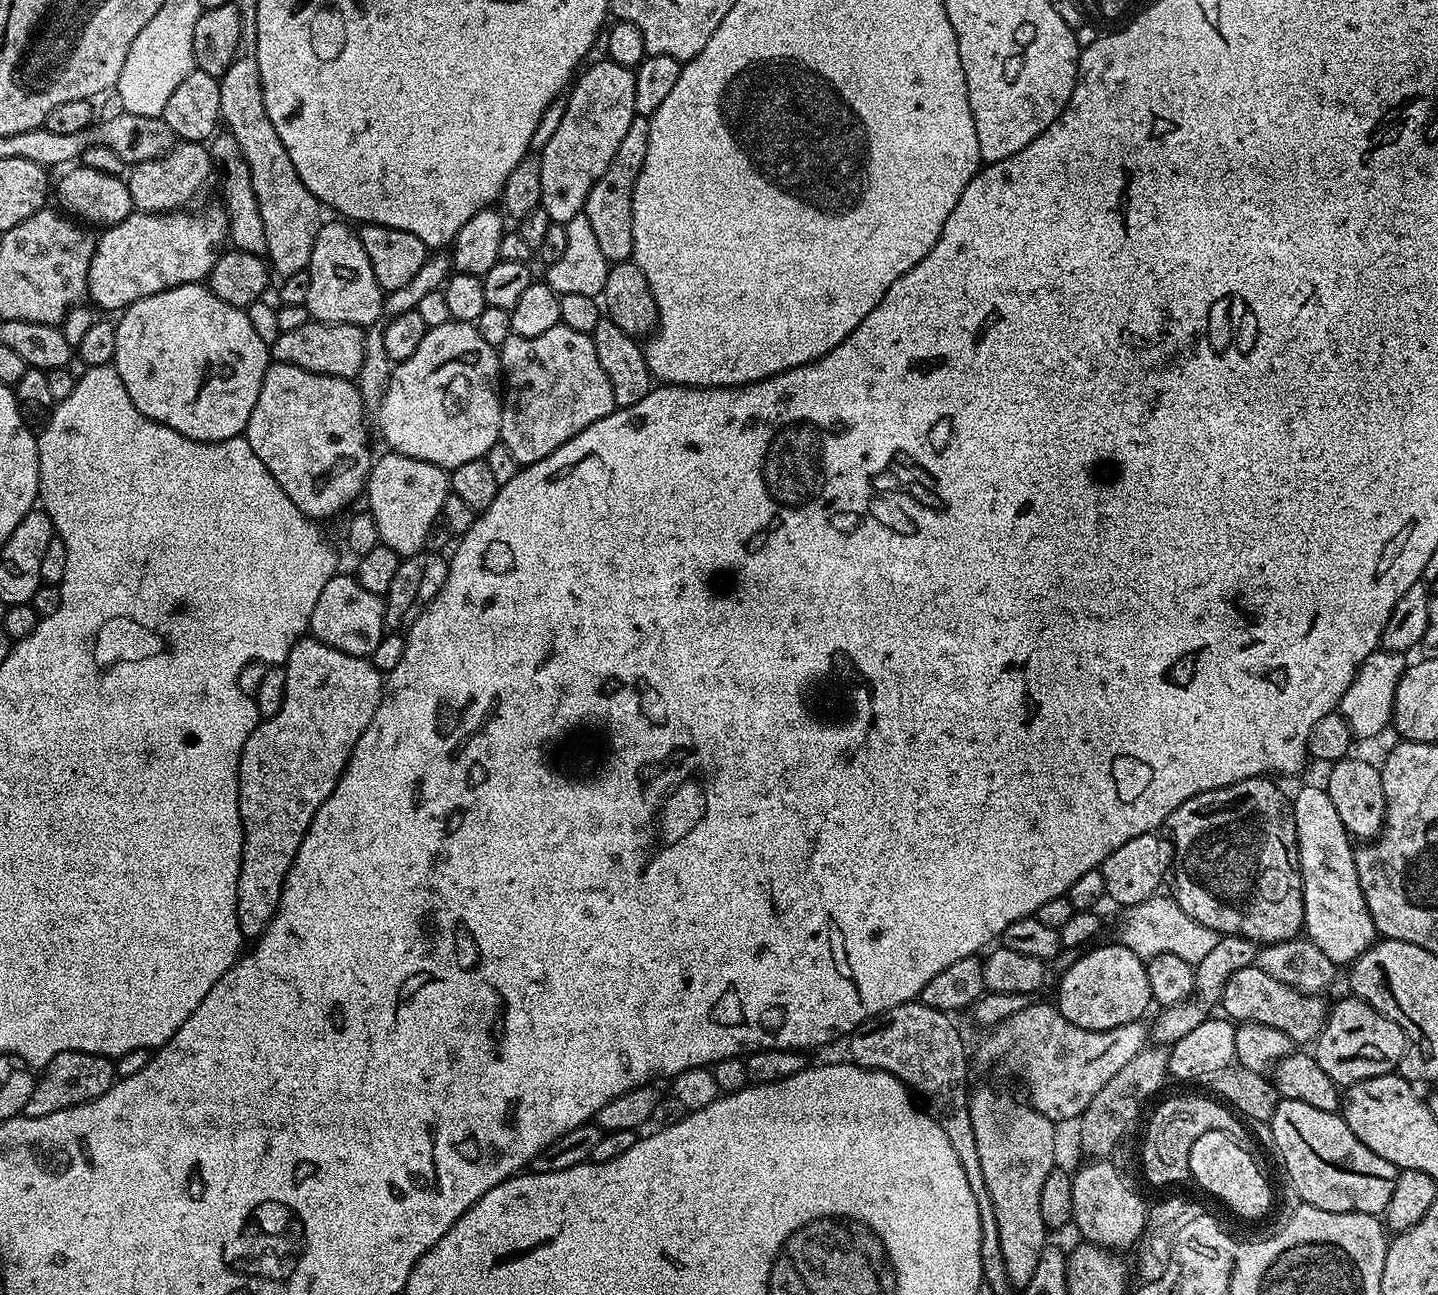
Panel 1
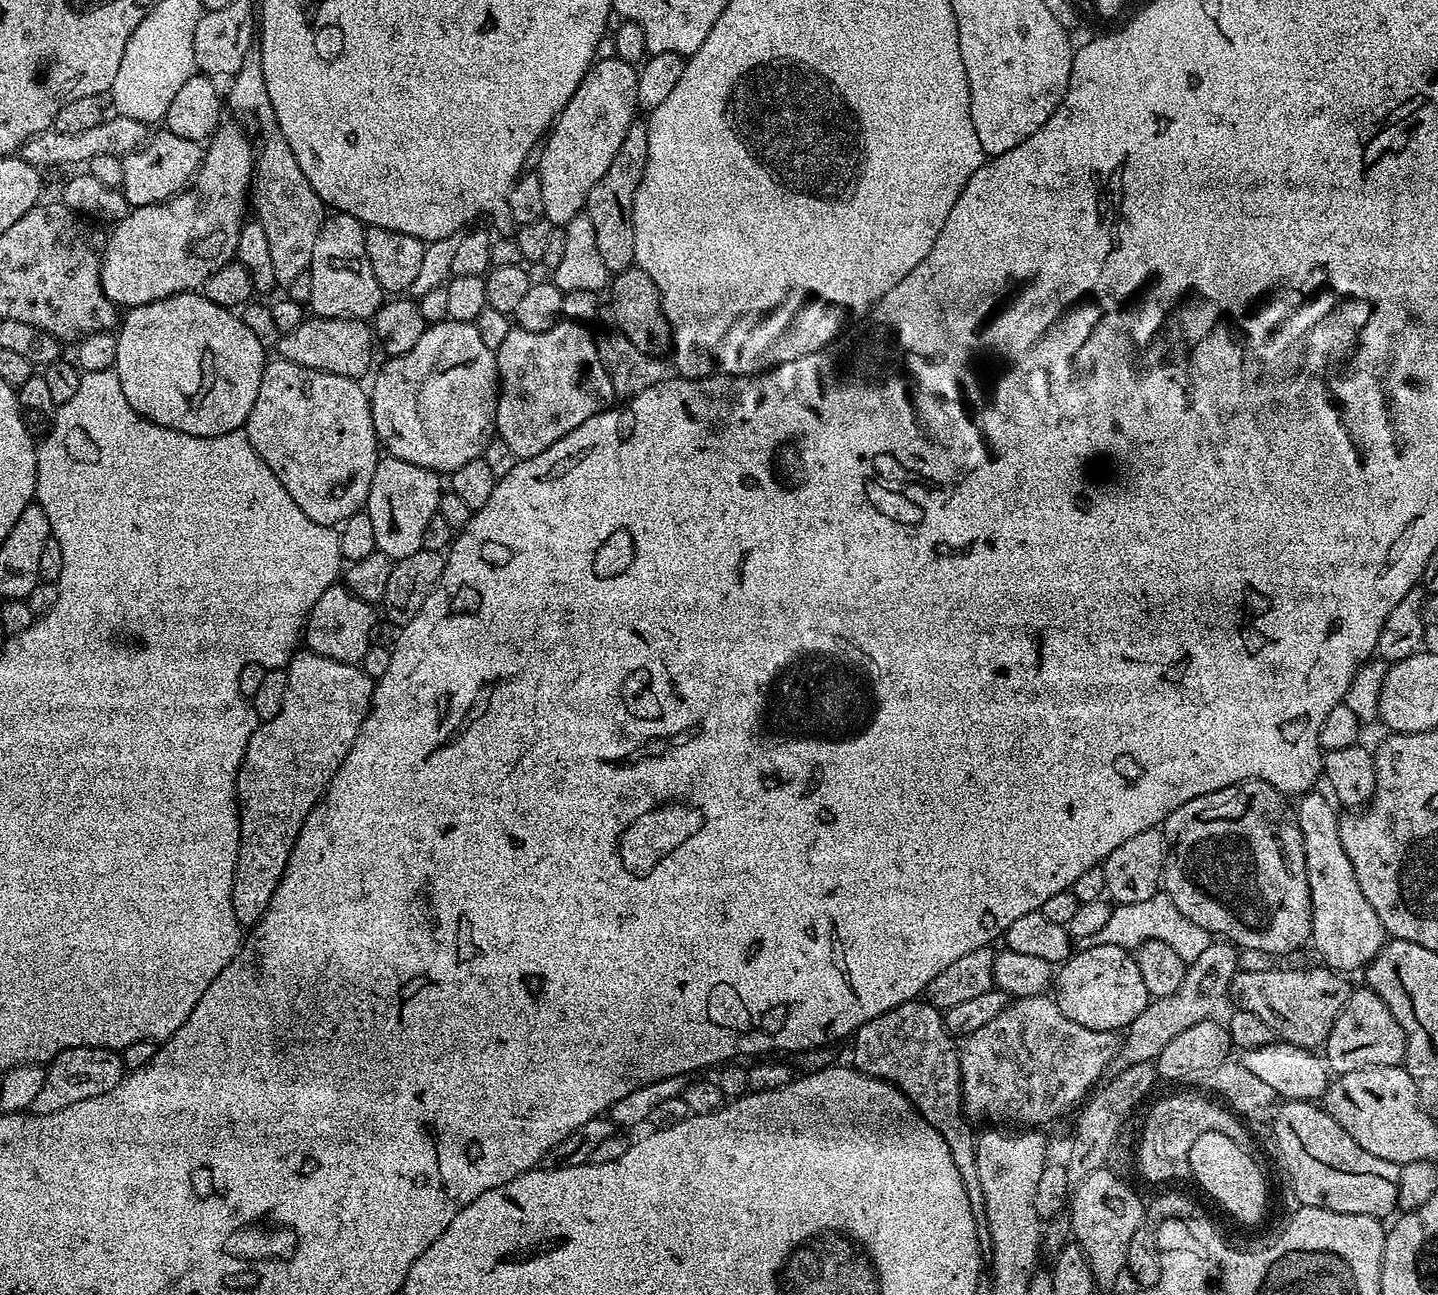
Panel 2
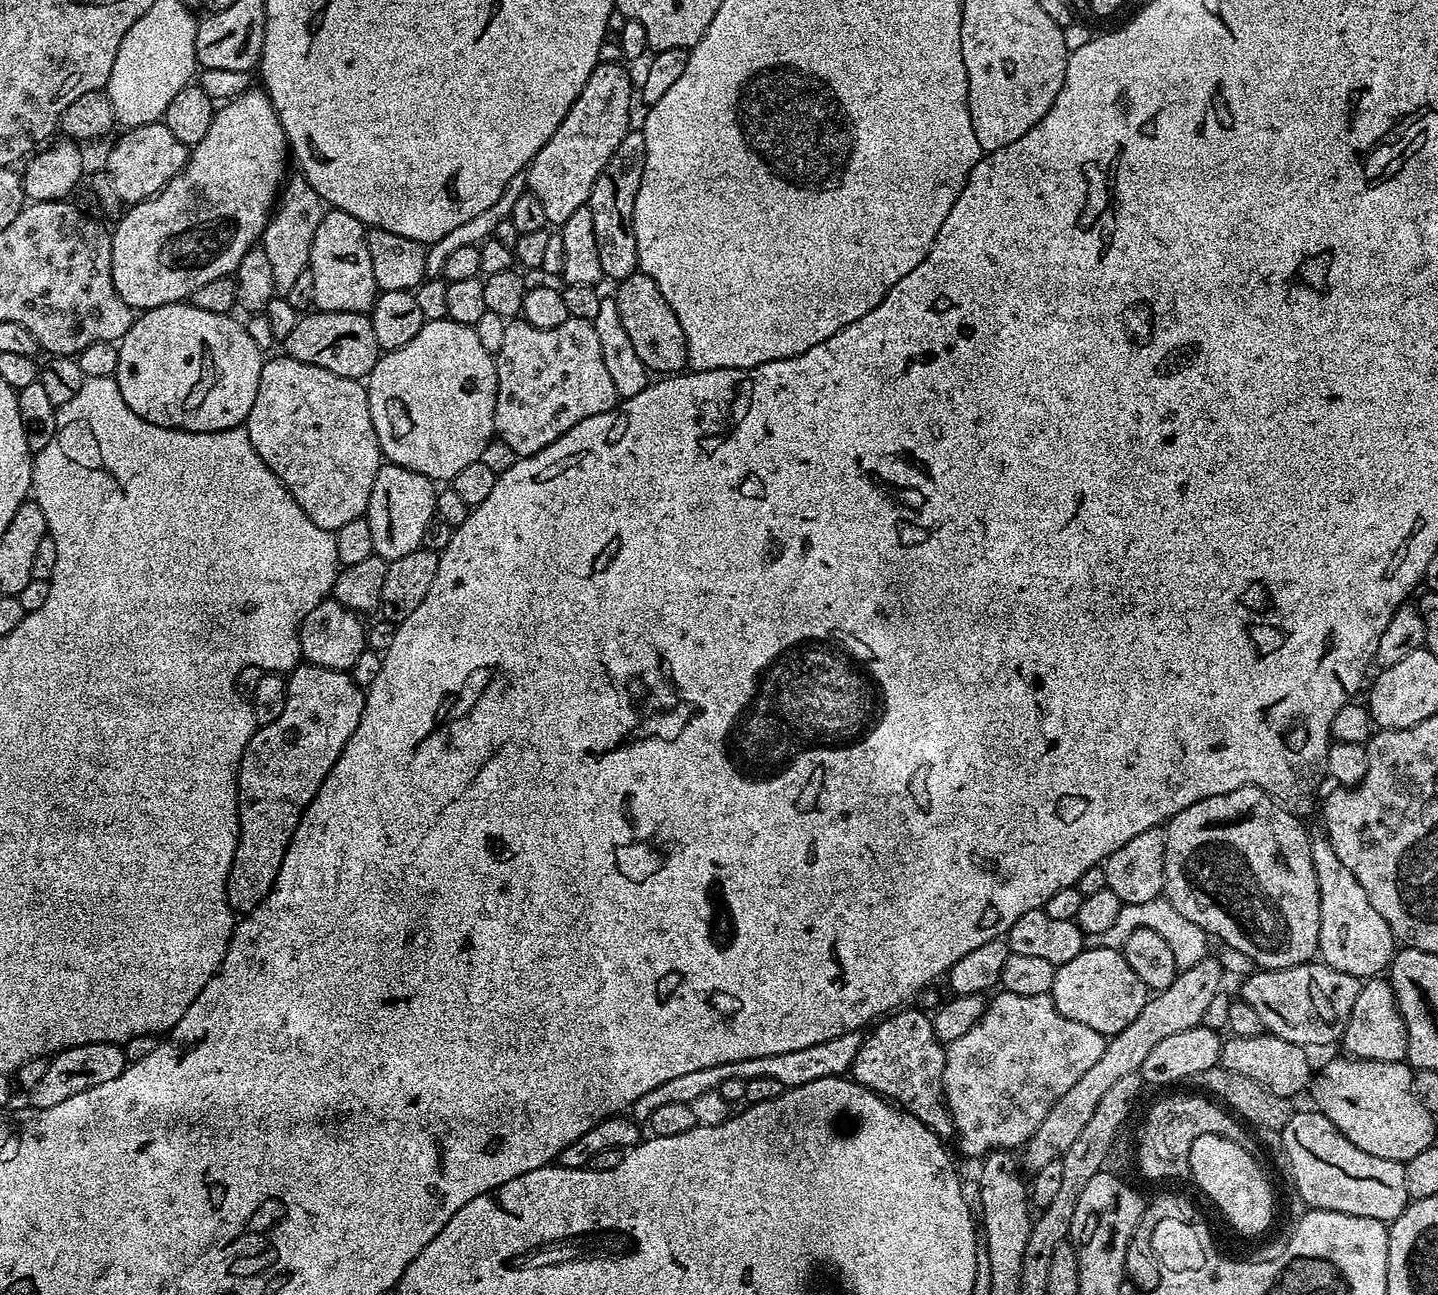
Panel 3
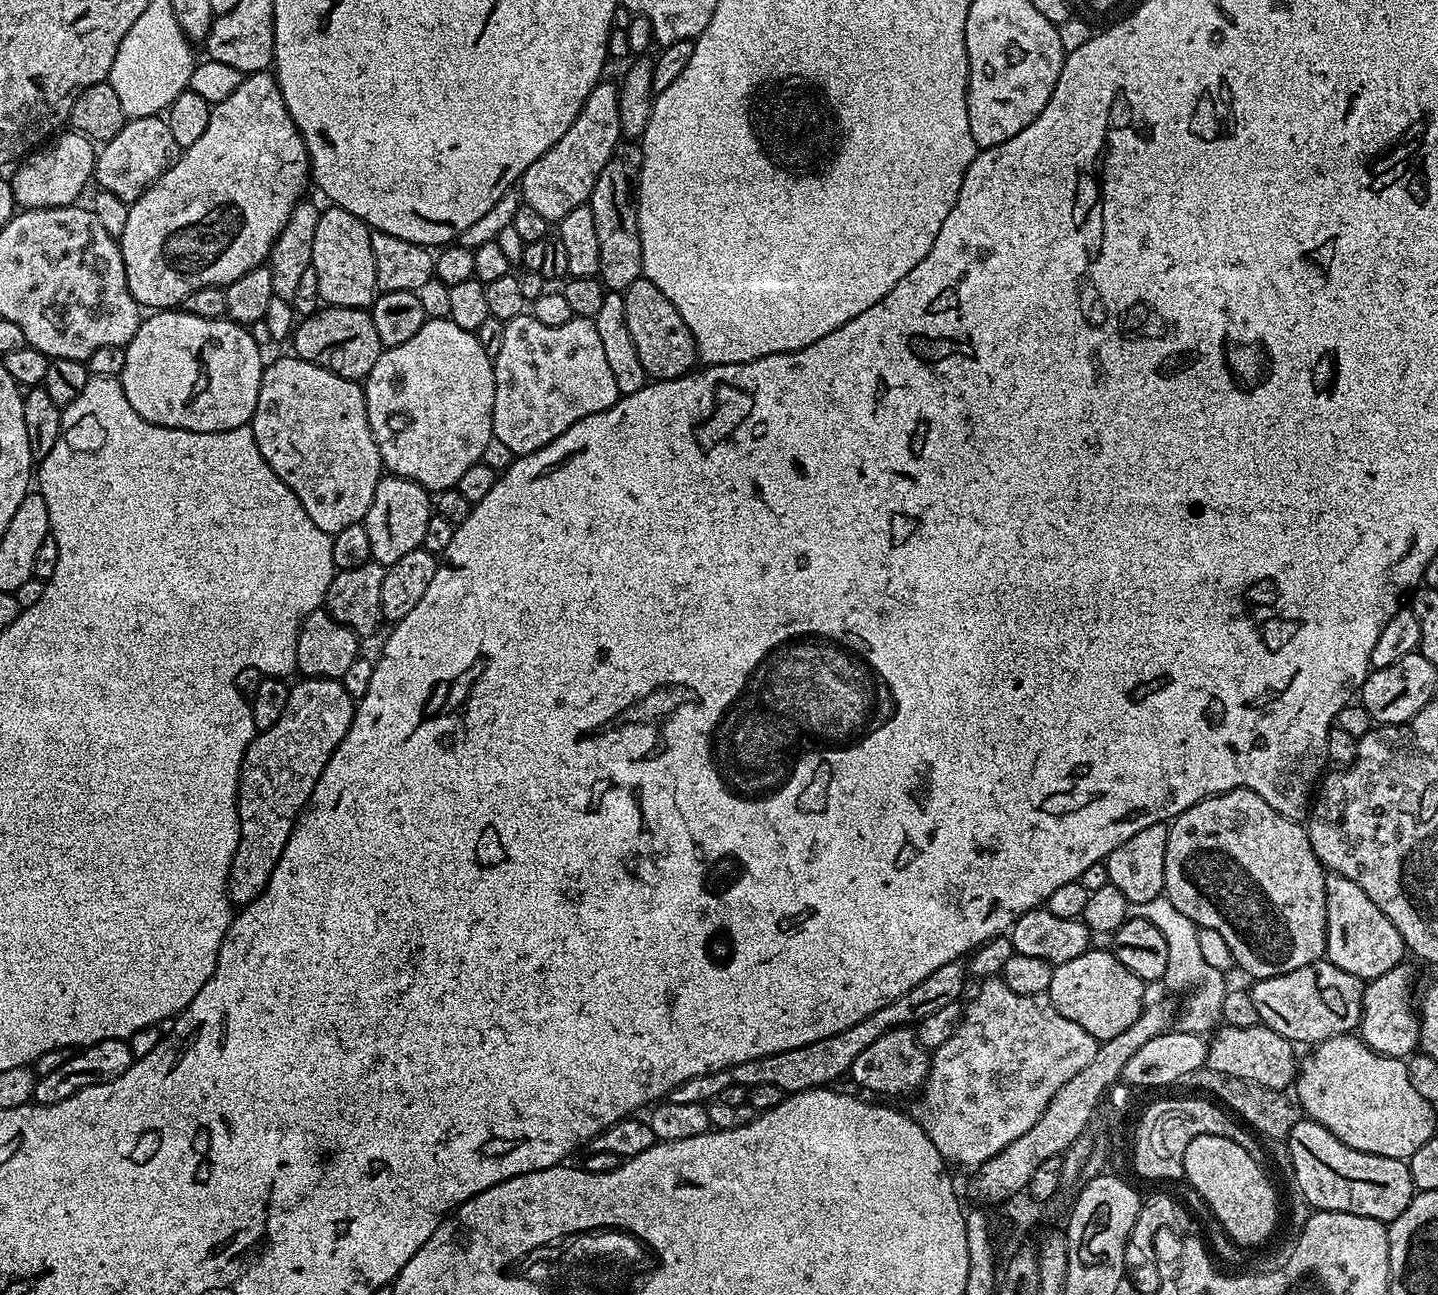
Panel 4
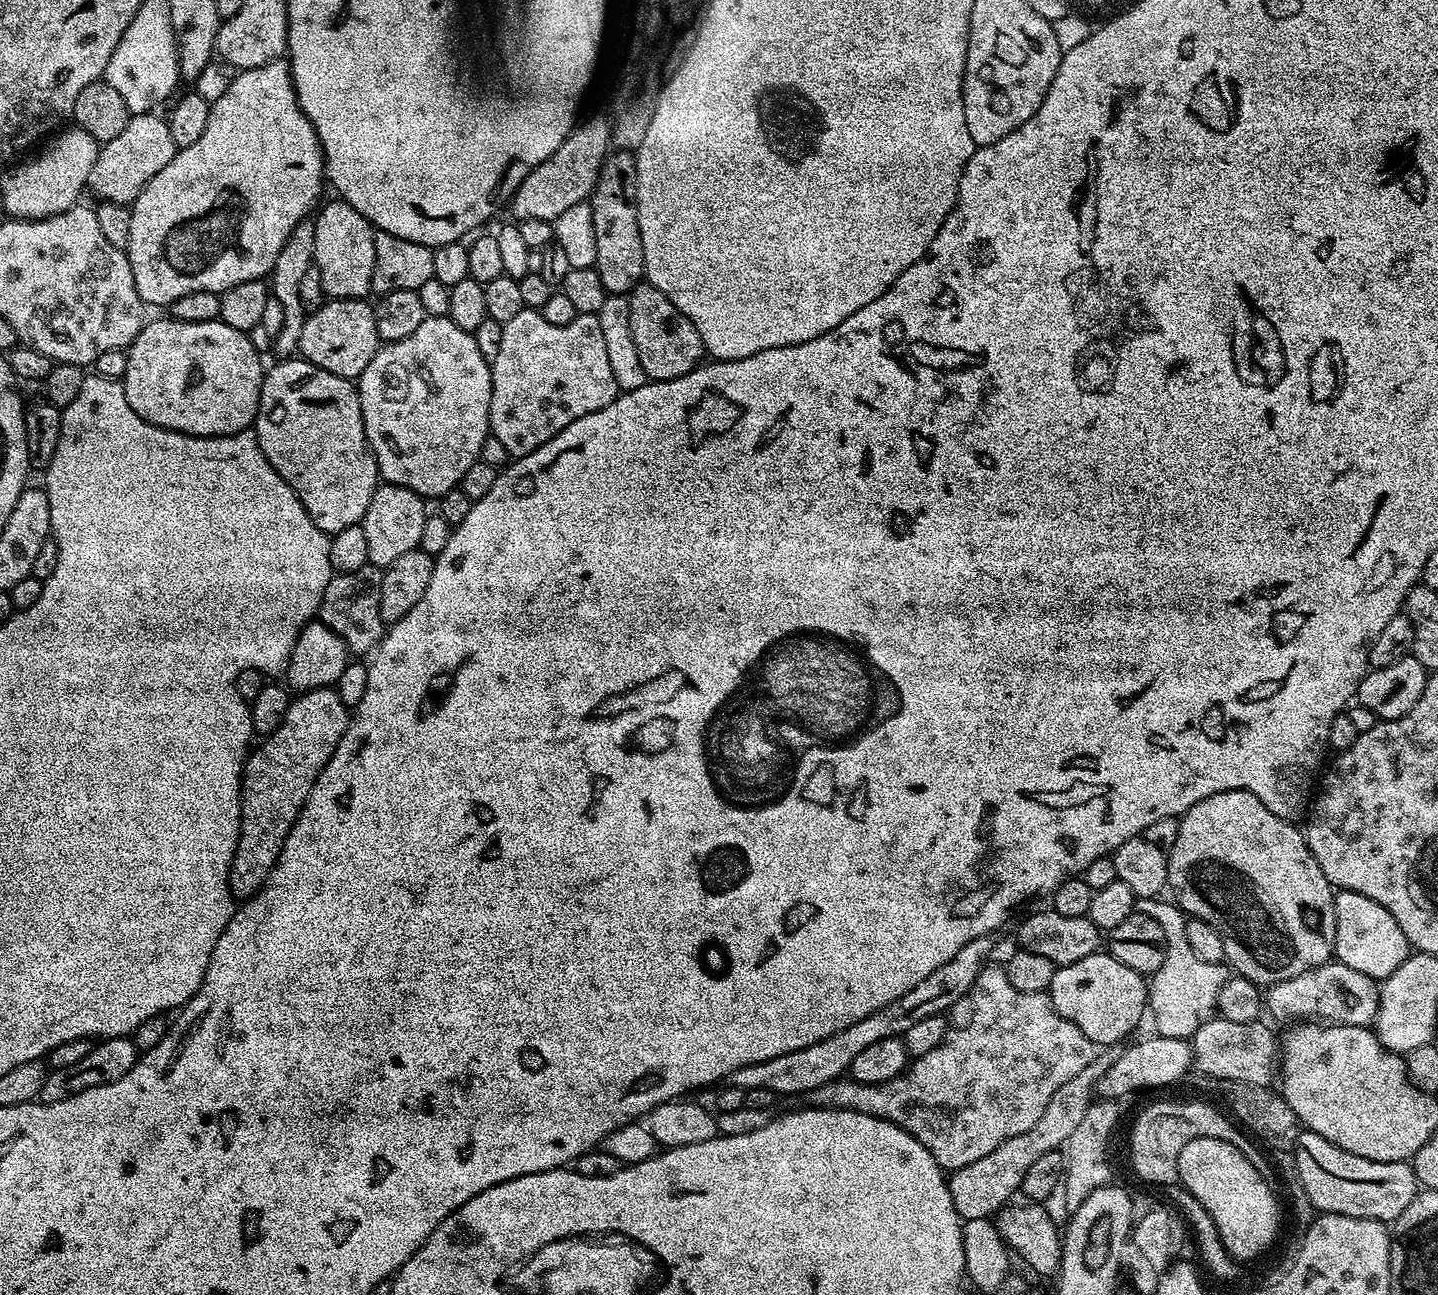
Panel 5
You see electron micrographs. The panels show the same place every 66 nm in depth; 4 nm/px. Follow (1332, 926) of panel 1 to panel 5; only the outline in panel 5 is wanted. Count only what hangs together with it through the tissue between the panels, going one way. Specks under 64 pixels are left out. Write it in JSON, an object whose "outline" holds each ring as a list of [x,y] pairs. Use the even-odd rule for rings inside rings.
{"outline":[[[1340,890],[1335,893],[1335,898],[1335,959],[1350,966],[1350,970],[1358,970],[1374,981],[1384,981],[1410,955],[1410,945],[1406,934],[1402,934],[1402,926],[1394,922],[1394,914],[1390,914],[1390,910],[1378,906],[1378,902],[1366,898],[1366,894]]]}

